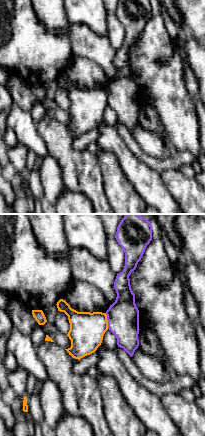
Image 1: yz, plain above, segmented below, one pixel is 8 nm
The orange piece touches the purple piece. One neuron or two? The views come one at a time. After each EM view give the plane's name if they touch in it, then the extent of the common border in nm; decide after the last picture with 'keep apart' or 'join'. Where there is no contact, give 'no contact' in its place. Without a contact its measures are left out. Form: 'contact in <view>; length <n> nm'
contact in yz; length 130 nm

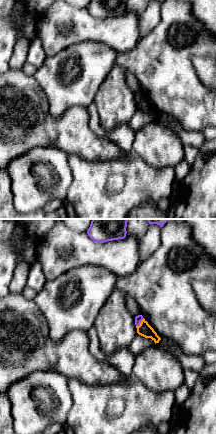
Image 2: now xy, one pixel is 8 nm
contact in xy; length 90 nm

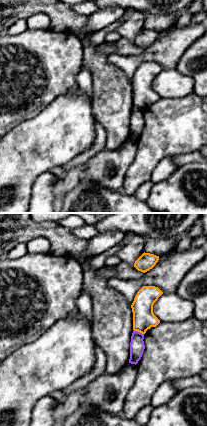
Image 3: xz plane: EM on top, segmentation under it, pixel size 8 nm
contact in xz; length 90 nm

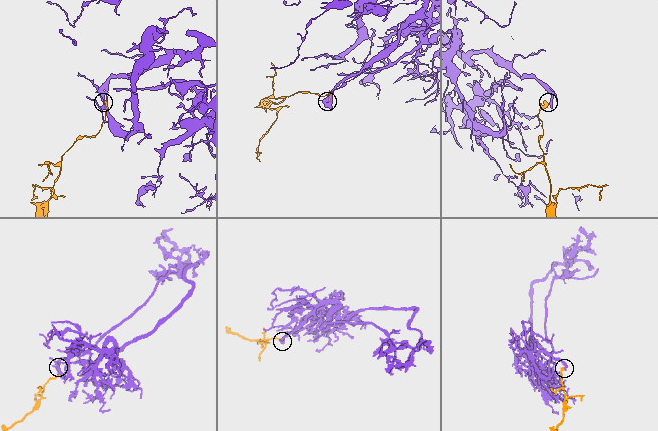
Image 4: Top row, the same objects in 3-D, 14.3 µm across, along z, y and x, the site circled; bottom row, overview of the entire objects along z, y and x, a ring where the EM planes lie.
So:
keep apart

